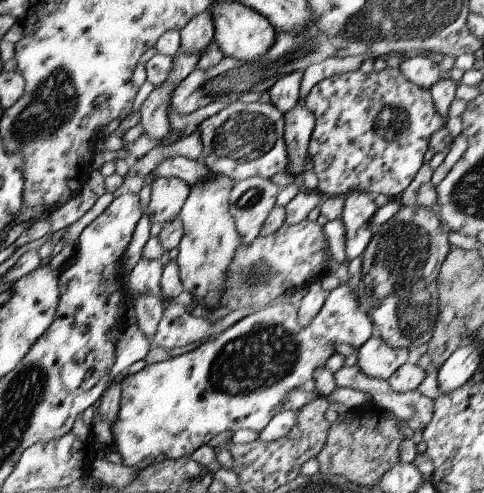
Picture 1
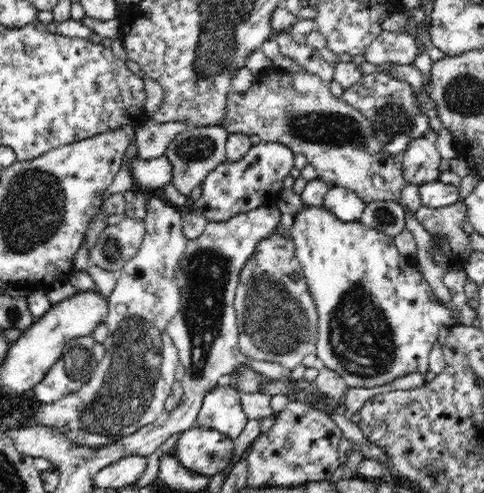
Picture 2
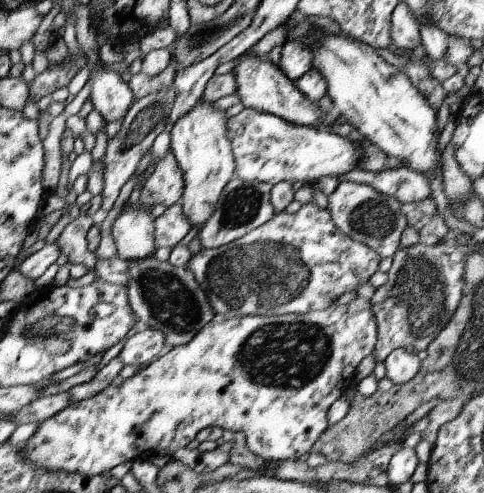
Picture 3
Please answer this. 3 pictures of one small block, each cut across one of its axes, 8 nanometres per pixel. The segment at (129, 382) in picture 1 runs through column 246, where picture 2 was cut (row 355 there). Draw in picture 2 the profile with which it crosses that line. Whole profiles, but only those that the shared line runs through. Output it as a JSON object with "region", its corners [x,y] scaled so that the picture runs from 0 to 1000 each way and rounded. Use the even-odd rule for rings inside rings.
{"region":[[[669,418],[616,426],[599,467],[612,523],[657,621],[657,694],[649,706],[669,746],[698,755],[723,787],[777,787],[851,755],[880,759],[884,722],[909,665],[938,661],[938,625],[897,604],[876,556],[860,548],[860,527],[835,519],[802,475],[769,467],[748,450],[707,450]]]}

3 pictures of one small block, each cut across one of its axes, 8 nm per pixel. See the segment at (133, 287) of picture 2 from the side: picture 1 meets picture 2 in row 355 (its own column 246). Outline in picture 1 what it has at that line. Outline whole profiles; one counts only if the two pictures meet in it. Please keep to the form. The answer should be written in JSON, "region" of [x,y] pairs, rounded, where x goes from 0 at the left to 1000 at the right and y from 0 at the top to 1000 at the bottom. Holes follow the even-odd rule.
{"region":[[[481,207],[452,231],[411,252],[419,308],[411,325],[436,345],[440,357],[473,357],[486,373],[514,361],[560,365],[572,349],[593,349],[597,316],[585,284],[589,239],[576,219],[556,211],[498,211]]]}

